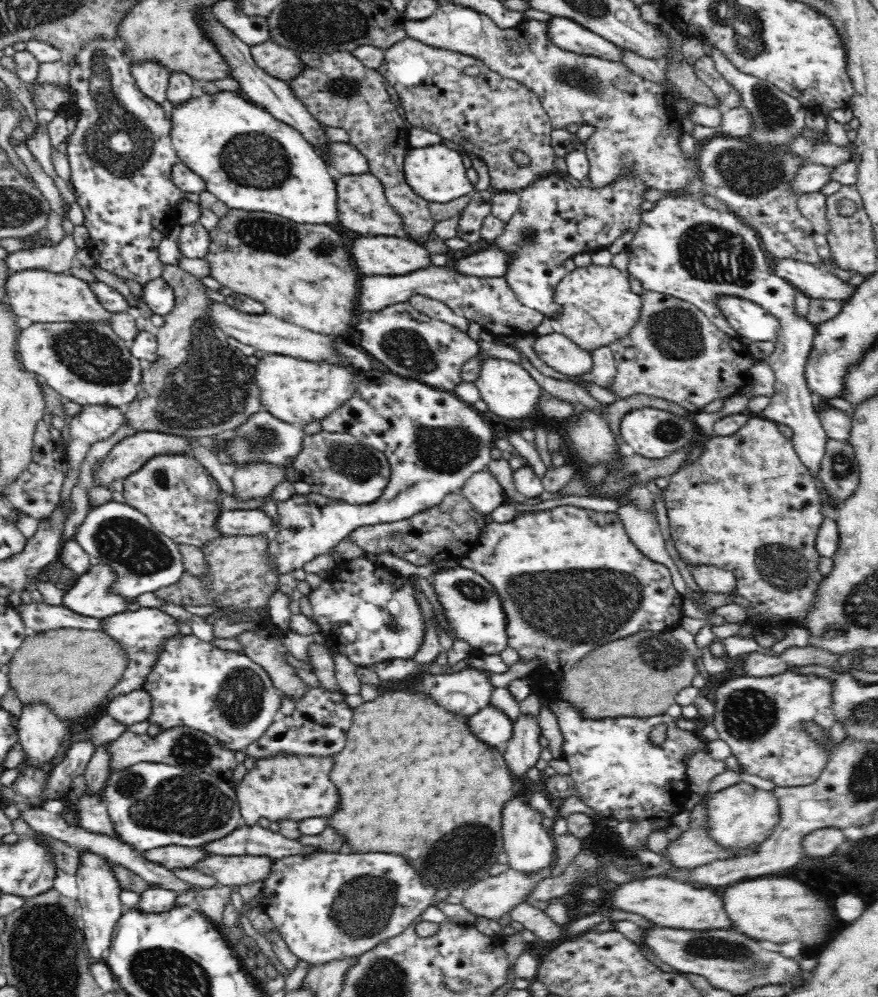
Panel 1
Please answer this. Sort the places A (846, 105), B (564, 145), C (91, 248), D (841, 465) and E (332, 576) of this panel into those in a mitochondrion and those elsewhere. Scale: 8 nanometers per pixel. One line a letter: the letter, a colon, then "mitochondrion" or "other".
A: other
B: other
C: other
D: mitochondrion
E: other

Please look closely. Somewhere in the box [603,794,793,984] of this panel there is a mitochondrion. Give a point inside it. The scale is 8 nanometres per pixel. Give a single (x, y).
(717, 948)

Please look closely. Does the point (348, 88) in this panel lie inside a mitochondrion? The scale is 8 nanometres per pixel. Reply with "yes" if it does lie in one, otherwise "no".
yes

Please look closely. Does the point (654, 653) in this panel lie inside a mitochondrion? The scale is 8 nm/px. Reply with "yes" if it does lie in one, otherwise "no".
yes

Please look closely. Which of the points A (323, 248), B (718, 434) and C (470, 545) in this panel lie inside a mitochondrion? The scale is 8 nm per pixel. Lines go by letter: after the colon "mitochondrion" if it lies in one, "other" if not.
A: mitochondrion
B: other
C: other

